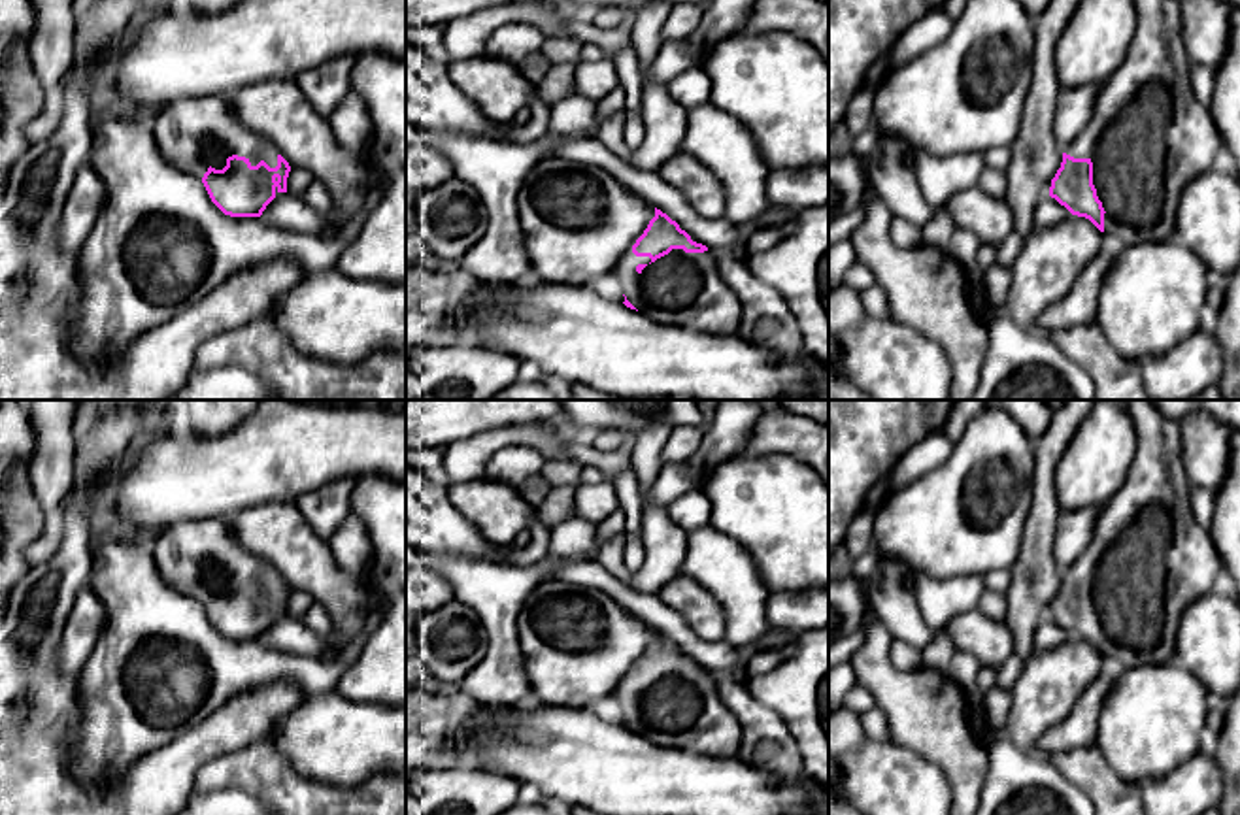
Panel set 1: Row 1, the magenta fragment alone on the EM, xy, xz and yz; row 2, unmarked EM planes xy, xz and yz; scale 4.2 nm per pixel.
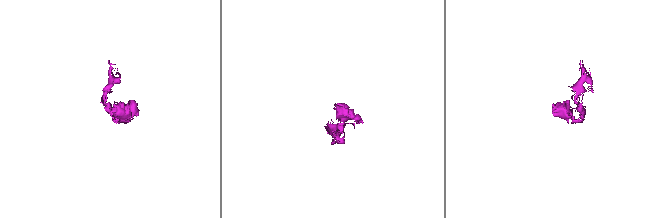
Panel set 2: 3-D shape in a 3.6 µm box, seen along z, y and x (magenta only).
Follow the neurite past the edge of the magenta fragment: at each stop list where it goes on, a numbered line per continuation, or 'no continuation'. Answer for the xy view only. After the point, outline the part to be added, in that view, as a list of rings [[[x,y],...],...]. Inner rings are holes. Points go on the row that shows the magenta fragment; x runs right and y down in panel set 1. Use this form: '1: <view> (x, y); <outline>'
1: xy (193, 134); [[[228,96],[179,98],[155,113],[151,128],[155,143],[166,160],[179,170],[202,179],[208,168],[223,170],[232,155],[245,157],[251,166],[264,160],[277,166],[277,151],[266,138],[247,130],[234,115]]]

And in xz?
1: xz (682, 289); [[[628,247],[615,274],[627,300],[657,323],[712,336],[738,332],[740,302],[719,275],[715,251],[672,249],[653,262],[649,257],[636,257]]]

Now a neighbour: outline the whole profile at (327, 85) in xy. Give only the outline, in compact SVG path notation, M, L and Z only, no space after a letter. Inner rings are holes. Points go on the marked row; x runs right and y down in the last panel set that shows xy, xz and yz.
M353 55L336 57L294 77L321 117L330 119L334 109L349 98L355 58Z

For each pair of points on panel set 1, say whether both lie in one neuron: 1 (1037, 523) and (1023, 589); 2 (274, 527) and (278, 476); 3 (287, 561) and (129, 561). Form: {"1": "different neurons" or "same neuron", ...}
{"1": "same neuron", "2": "different neurons", "3": "different neurons"}

